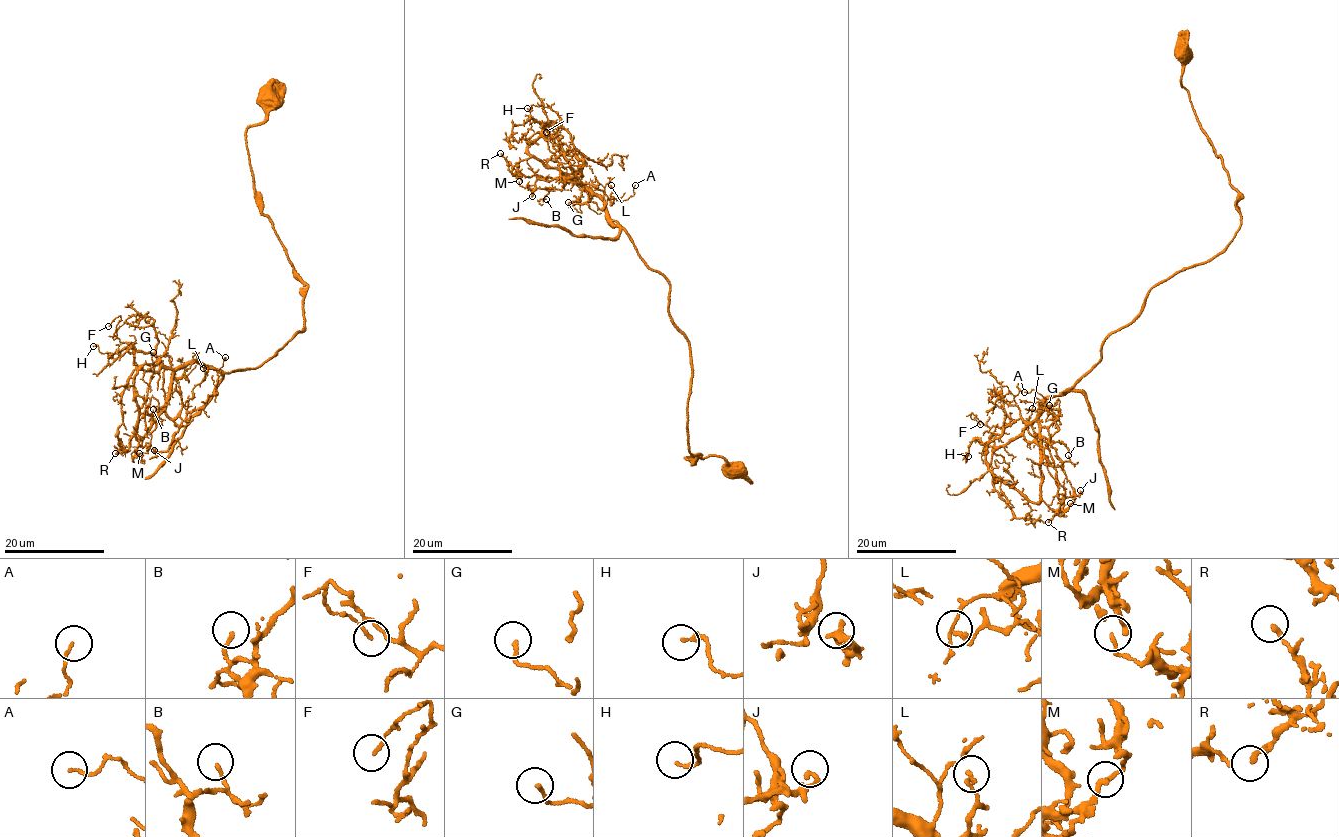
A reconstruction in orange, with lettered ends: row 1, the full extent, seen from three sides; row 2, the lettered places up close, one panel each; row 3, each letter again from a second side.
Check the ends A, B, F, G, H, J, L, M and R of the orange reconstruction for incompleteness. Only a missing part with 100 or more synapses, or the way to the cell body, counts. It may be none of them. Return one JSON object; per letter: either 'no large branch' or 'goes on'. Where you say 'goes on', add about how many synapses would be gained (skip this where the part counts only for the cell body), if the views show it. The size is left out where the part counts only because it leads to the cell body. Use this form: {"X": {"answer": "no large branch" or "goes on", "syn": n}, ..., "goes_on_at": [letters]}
{"A": {"answer": "no large branch"}, "B": {"answer": "no large branch"}, "F": {"answer": "no large branch"}, "G": {"answer": "no large branch"}, "H": {"answer": "no large branch"}, "J": {"answer": "no large branch"}, "L": {"answer": "no large branch"}, "M": {"answer": "no large branch"}, "R": {"answer": "no large branch"}, "goes_on_at": []}

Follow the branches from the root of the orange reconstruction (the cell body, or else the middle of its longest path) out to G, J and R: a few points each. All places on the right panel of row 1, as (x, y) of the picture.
G: (1180, 53), (1240, 228), (1158, 282), (1092, 368), (1046, 397), (1055, 418), (1049, 405)
J: (1180, 53), (1240, 228), (1158, 282), (1092, 368), (1046, 397), (1041, 459), (1066, 497), (1080, 490)
R: (1180, 53), (1240, 228), (1158, 282), (1026, 422), (1062, 503), (1048, 522)

